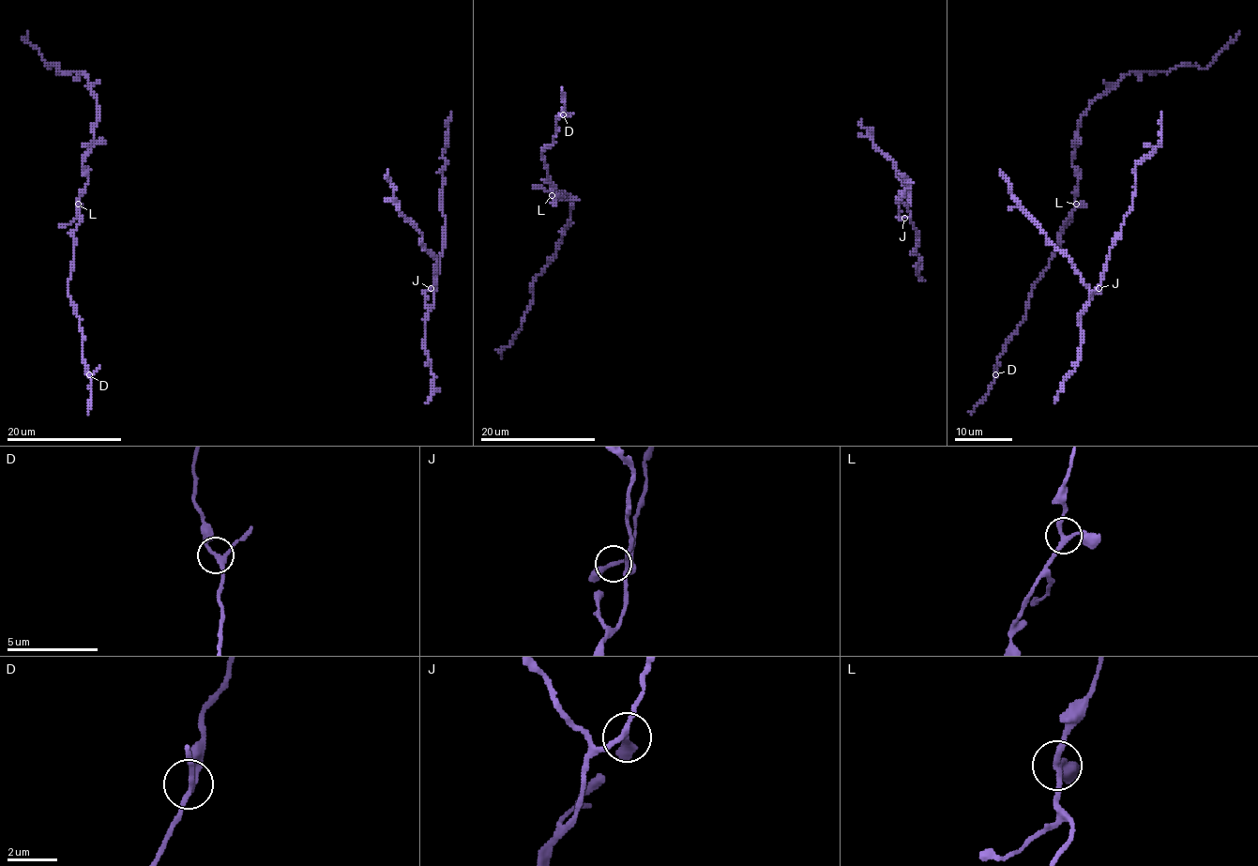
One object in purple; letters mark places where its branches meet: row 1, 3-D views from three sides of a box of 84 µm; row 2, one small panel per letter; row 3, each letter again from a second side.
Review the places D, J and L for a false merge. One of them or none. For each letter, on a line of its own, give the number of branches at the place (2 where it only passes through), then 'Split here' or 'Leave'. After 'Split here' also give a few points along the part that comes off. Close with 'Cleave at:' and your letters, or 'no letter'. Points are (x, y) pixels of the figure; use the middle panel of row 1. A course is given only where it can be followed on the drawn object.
D: Branches: 3. Leave
J: Branches: 3. Leave
L: Branches: 3. Leave
Cleave at: no letter

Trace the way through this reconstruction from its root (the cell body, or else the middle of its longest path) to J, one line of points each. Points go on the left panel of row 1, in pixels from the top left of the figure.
J: (384, 199), (390, 199), (399, 206), (399, 210), (421, 234), (423, 247), (436, 260), (436, 291), (431, 288)

